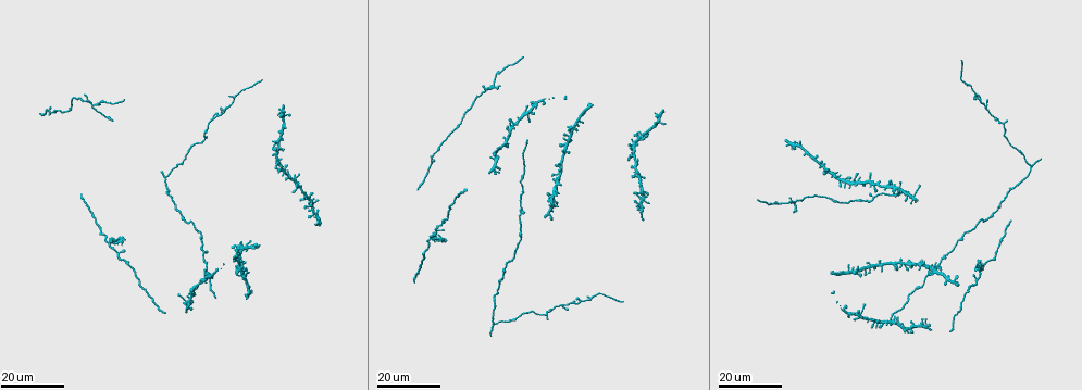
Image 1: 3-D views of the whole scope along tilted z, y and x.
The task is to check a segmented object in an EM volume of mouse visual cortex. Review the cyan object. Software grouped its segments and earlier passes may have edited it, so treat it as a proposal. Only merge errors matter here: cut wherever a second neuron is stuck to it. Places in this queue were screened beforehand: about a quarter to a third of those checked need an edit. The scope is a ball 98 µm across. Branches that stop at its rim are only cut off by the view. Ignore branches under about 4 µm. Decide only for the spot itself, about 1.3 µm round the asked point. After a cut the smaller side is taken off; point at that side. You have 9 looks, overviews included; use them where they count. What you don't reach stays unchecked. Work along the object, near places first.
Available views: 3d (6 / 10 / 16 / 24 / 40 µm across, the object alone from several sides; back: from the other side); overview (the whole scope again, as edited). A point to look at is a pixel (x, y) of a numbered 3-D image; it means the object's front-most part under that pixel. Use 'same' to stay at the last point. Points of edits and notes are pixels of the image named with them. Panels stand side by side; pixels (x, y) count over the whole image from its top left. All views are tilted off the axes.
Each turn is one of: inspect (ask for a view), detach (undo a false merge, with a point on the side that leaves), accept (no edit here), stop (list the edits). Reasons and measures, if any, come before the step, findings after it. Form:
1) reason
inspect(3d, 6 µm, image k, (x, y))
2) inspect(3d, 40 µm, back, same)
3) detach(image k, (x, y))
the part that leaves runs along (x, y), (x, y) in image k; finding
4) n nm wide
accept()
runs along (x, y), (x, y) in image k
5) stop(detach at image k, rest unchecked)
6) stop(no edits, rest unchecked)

three-way junction
inspect(3d, 24 µm, image 1, (91, 106))

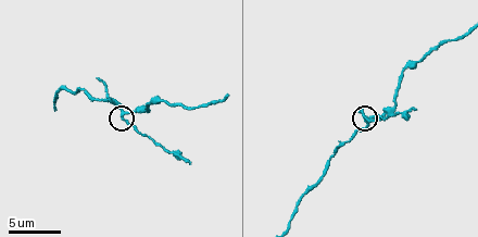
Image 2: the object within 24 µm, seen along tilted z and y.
inspect(3d, 6 µm, image 2, (123, 112))

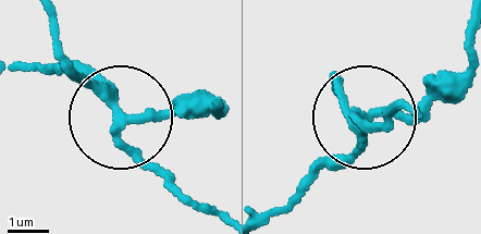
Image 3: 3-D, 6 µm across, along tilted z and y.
190 nm wide
detach(image 3, (146, 165))
the part that leaves runs along (112, 118), (123, 144), (223, 221) in image 3; two neurons meet here

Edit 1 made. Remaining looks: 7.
three-way junction
inspect(3d, 16 µm, image 1, (520, 207))

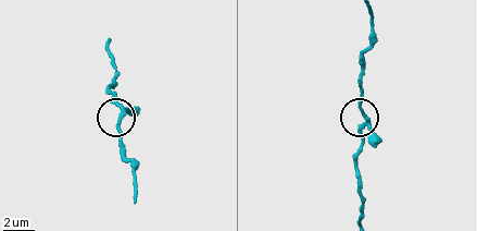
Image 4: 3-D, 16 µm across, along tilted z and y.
closer look
inspect(3d, 6 µm, image 4, (369, 121))

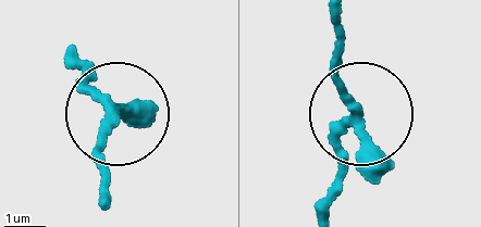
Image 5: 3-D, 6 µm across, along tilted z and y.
3 arms
accept()
continuous, no second neuron

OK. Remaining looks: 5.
arms part here
inspect(3d, 16 µm, image 1, (638, 177))

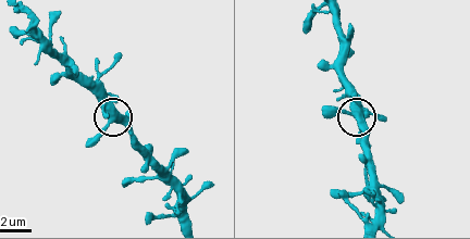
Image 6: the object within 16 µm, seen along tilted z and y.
inspect(3d, 6 µm, image 6, (108, 125))

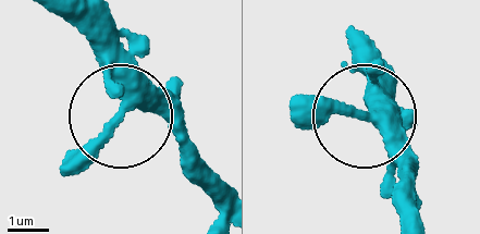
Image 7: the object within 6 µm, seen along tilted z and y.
310 nm wide
accept()
continuous, no second neuron

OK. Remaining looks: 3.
a fork
inspect(3d, 16 µm, image 1, (1031, 166))

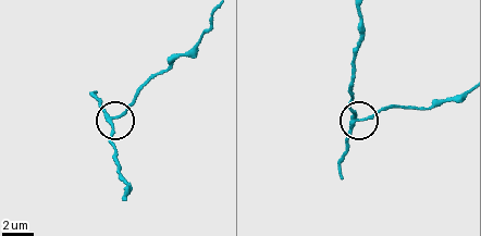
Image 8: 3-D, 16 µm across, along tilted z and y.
closer look
inspect(3d, 10 µm, image 8, (355, 118))

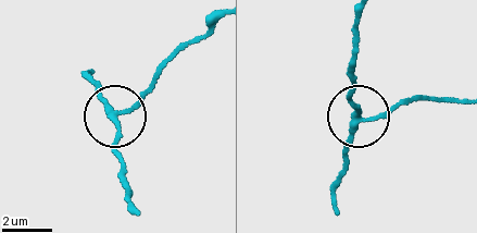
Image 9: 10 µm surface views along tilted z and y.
210 nm wide
accept()
runs along (134, 205), (122, 178), (113, 109), (91, 83) in image 9; all the same neuron

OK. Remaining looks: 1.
stop(detach at image 3, rest unchecked)

